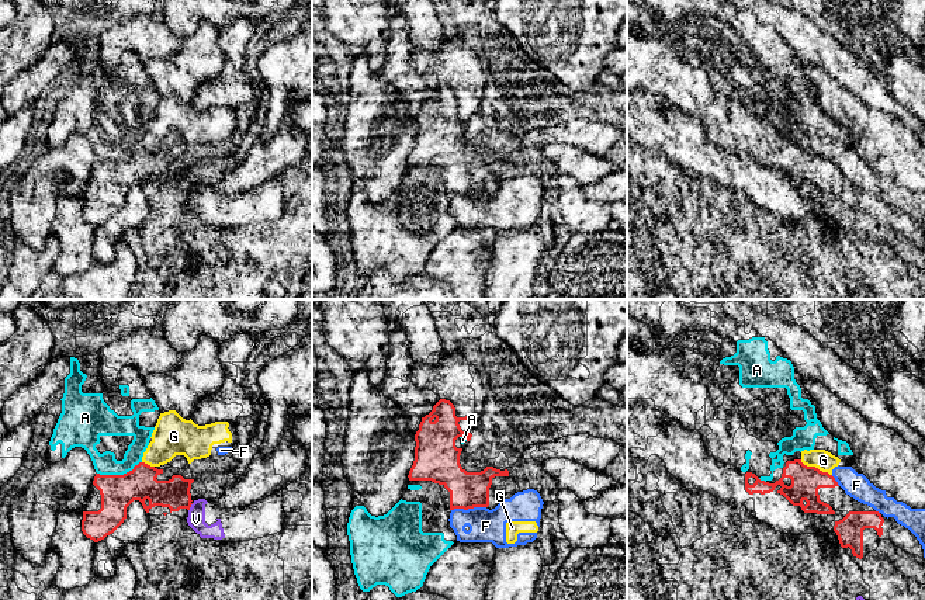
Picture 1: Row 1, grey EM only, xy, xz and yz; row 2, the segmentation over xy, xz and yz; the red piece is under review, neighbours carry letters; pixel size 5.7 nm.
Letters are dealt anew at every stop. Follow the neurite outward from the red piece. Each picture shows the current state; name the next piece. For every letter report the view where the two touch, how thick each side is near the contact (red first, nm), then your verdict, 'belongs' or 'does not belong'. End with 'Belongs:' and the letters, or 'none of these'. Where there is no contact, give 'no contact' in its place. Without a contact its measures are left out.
A: meets red in xy; 190 nm thick on the red side, 130 nm on the other; does not belong
F: meets red in xz; 200 nm thick on the red side, 190 nm on the other; does not belong
G: meets red in yz; 170 nm thick on the red side, 120 nm on the other; does not belong
V: meets red in xy; 180 nm thick on the red side, 100 nm on the other; does not belong
Belongs: none of these

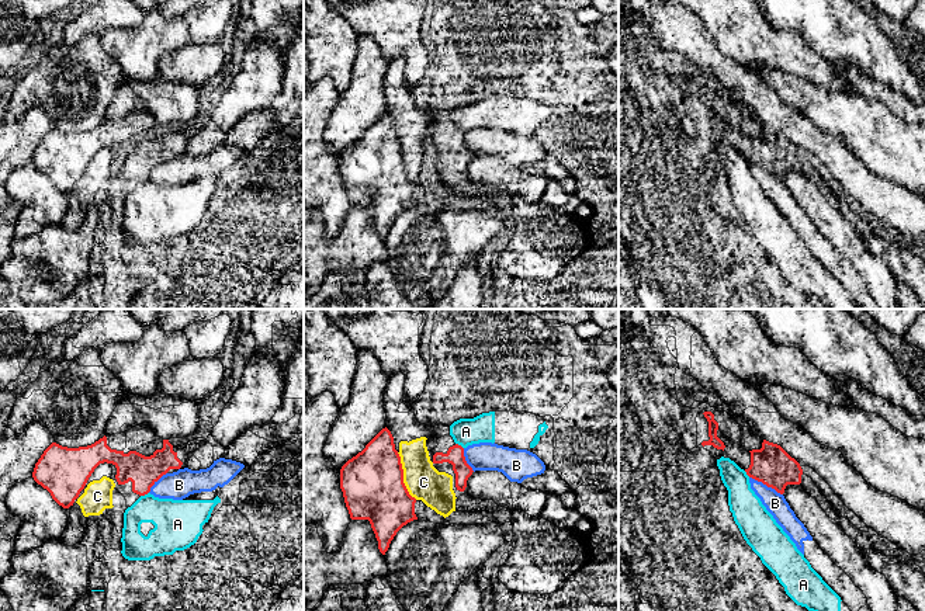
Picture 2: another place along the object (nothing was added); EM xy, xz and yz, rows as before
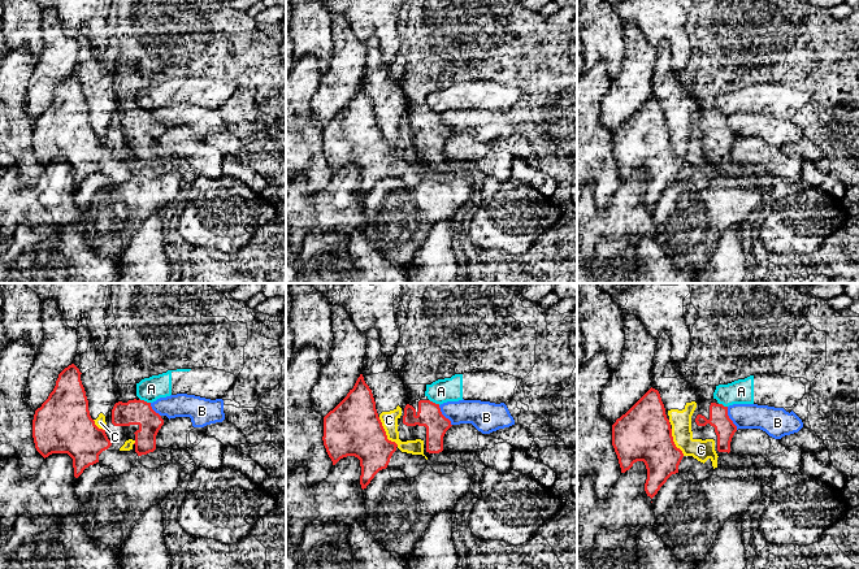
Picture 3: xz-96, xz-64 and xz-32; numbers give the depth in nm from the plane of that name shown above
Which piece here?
A: meets red in xy; 180 nm thick on the red side, 280 nm on the other; does not belong
B: meets red in yz; 220 nm thick on the red side, 120 nm on the other; does not belong
C: meets red in xz; 360 nm thick on the red side, 200 nm on the other; does not belong
Belongs: none of these

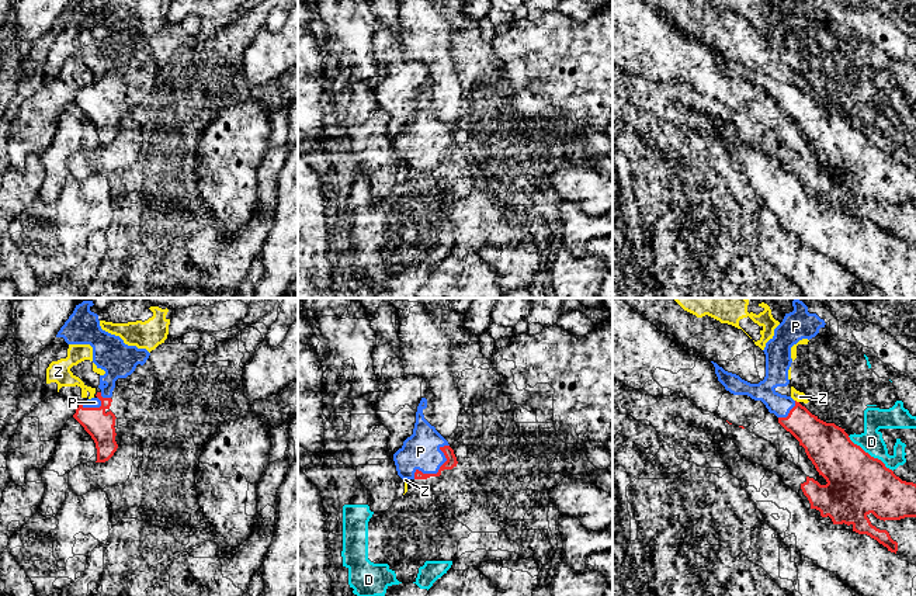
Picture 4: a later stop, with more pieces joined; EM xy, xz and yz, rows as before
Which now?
D: meets red in yz; 360 nm thick on the red side, 140 nm on the other; does not belong
P: meets red in xz; 70 nm thick on the red side, 220 nm on the other; belongs
Z: meets red in yz; 200 nm thick on the red side, 60 nm on the other; does not belong
Belongs: P

